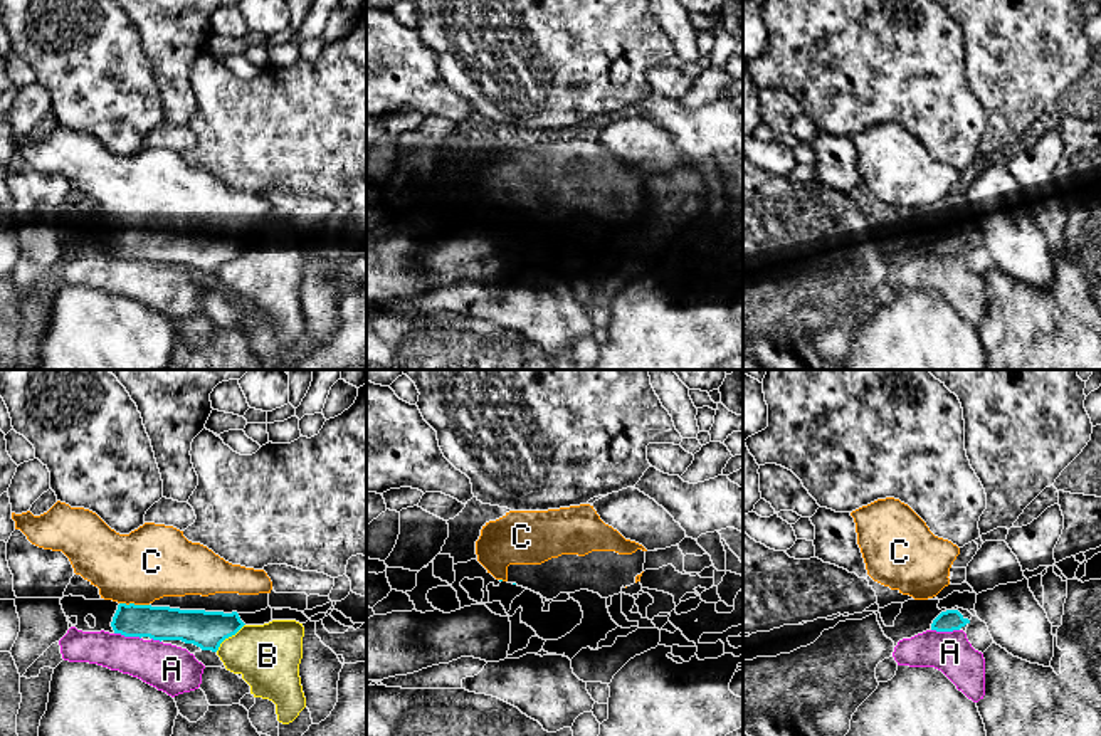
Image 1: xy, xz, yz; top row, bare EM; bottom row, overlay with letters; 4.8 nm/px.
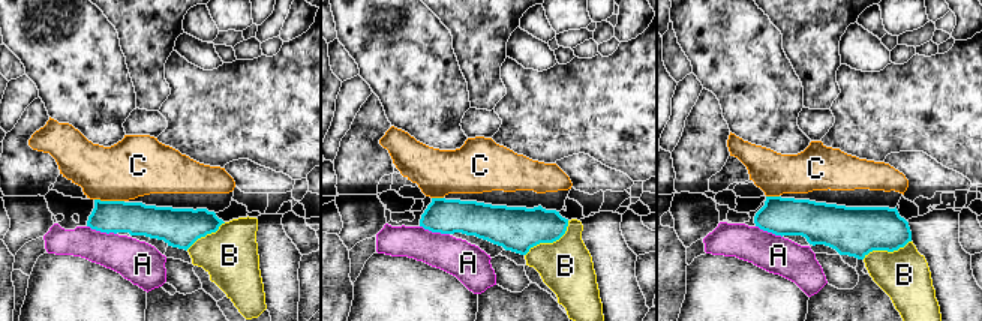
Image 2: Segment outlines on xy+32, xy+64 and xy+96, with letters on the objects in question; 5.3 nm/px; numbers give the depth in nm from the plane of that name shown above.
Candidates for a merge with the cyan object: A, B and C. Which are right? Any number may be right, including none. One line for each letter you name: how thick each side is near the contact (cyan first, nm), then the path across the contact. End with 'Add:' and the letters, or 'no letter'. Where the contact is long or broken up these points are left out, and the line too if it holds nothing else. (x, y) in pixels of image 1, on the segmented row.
C: Thickness 160 nm (cyan) against 360 nm. Path across: xy (160, 624), (152, 622), (133, 604), (133, 580), (152, 562)
Add: C

